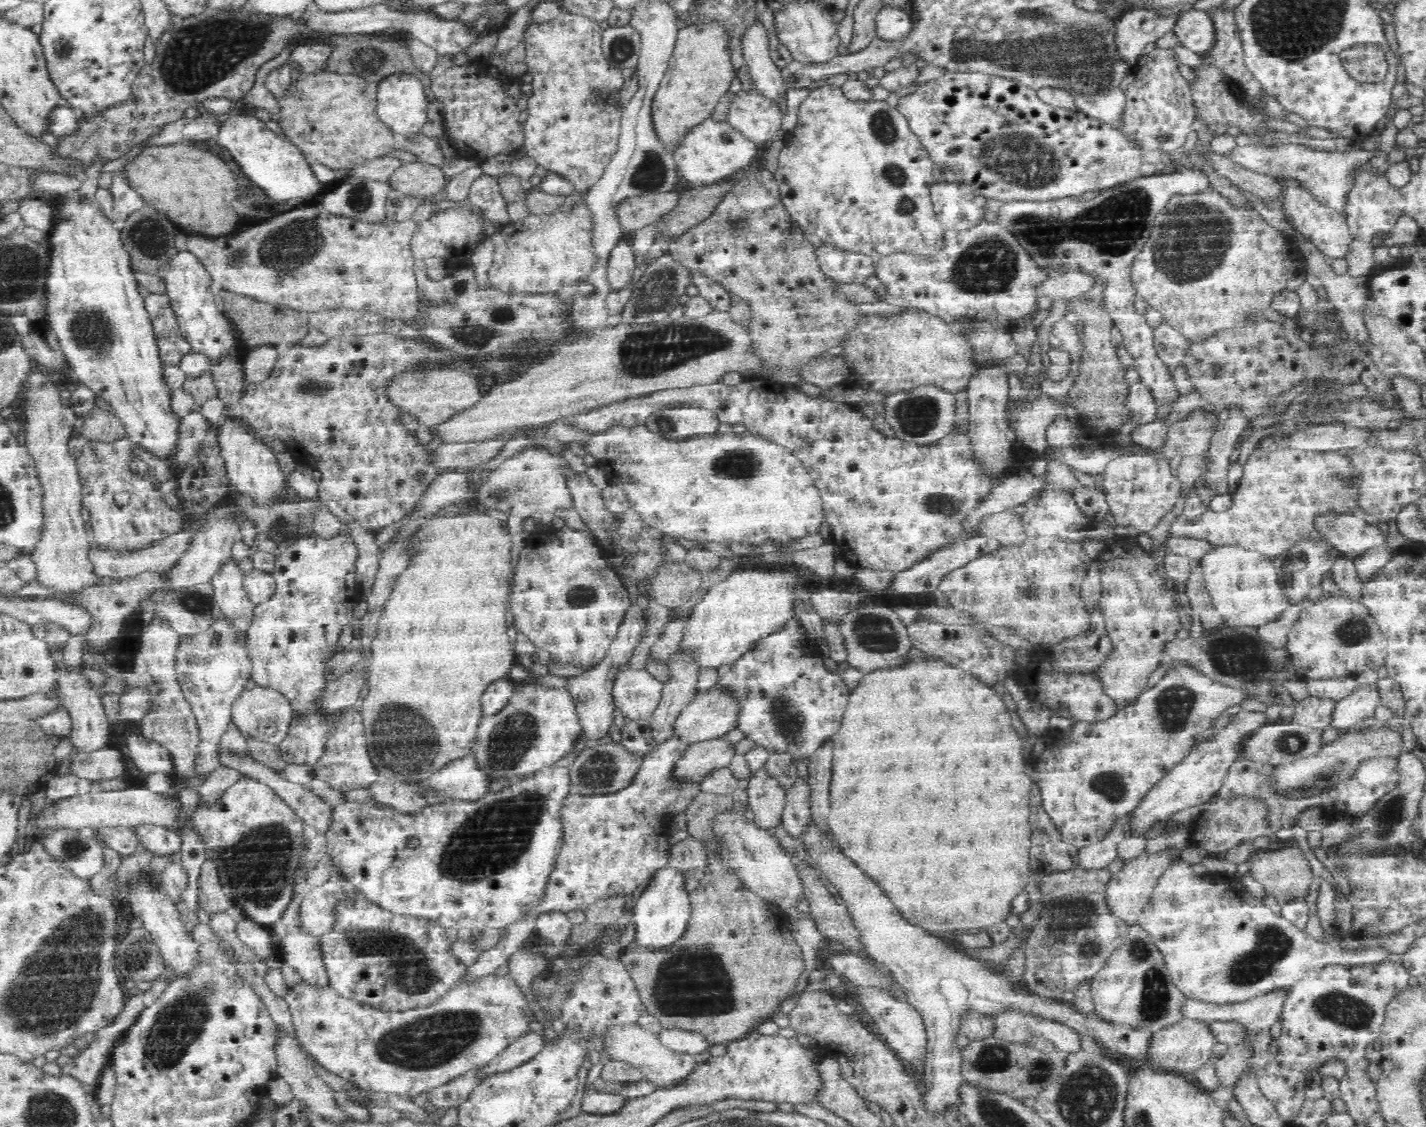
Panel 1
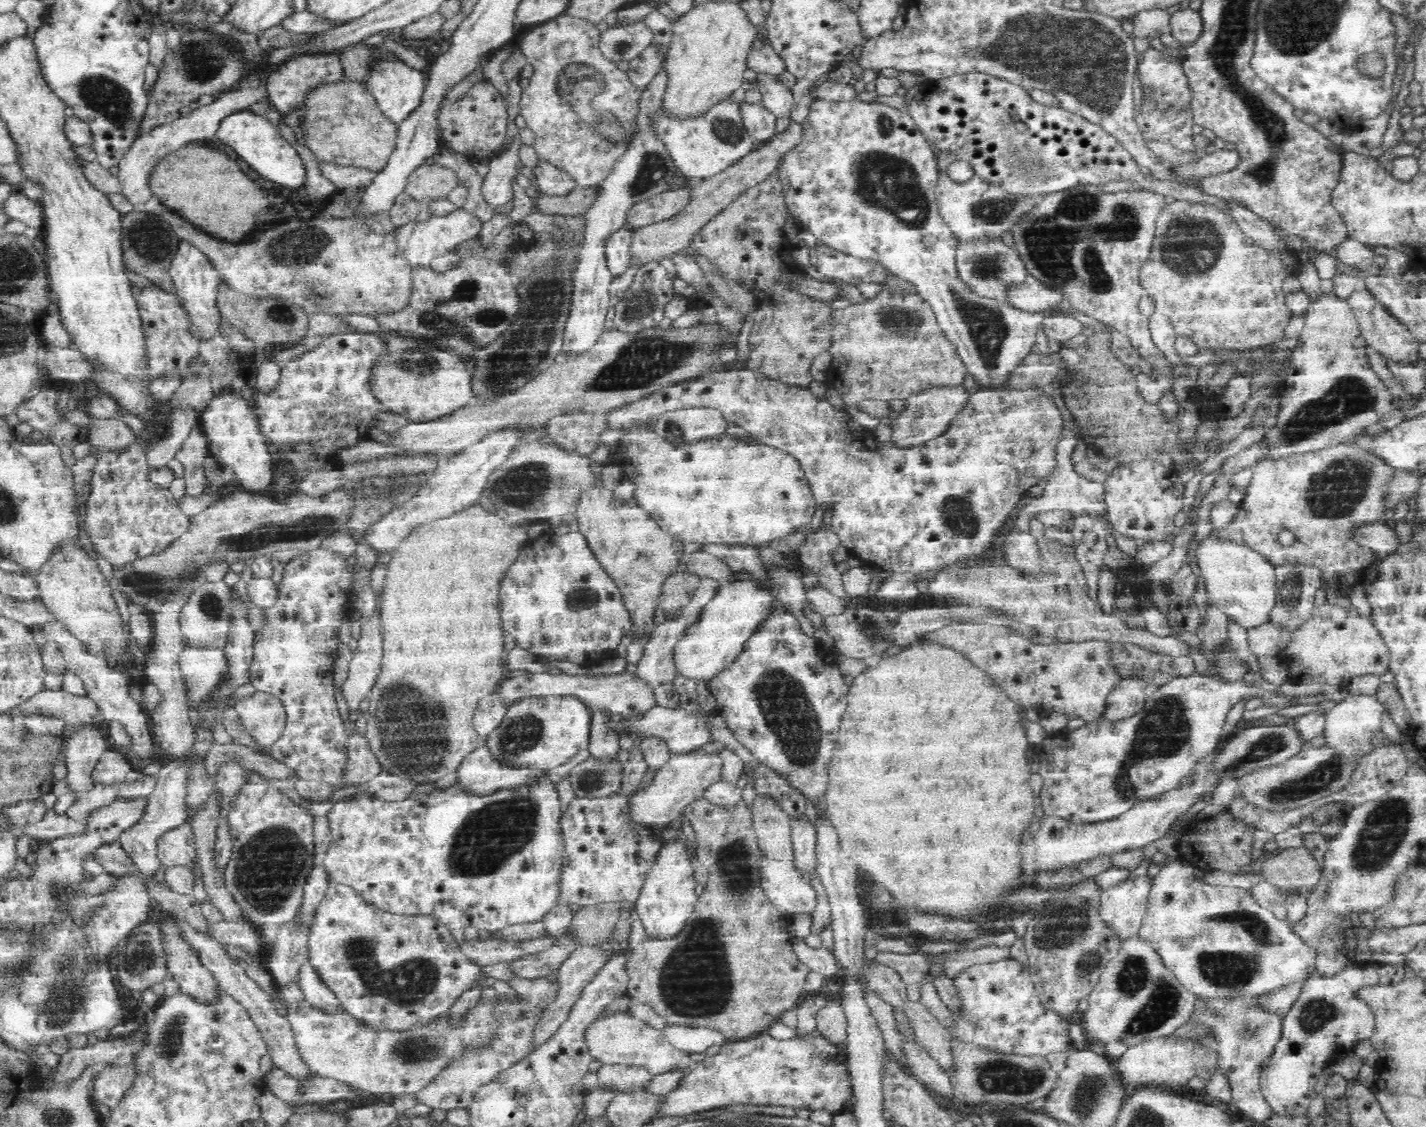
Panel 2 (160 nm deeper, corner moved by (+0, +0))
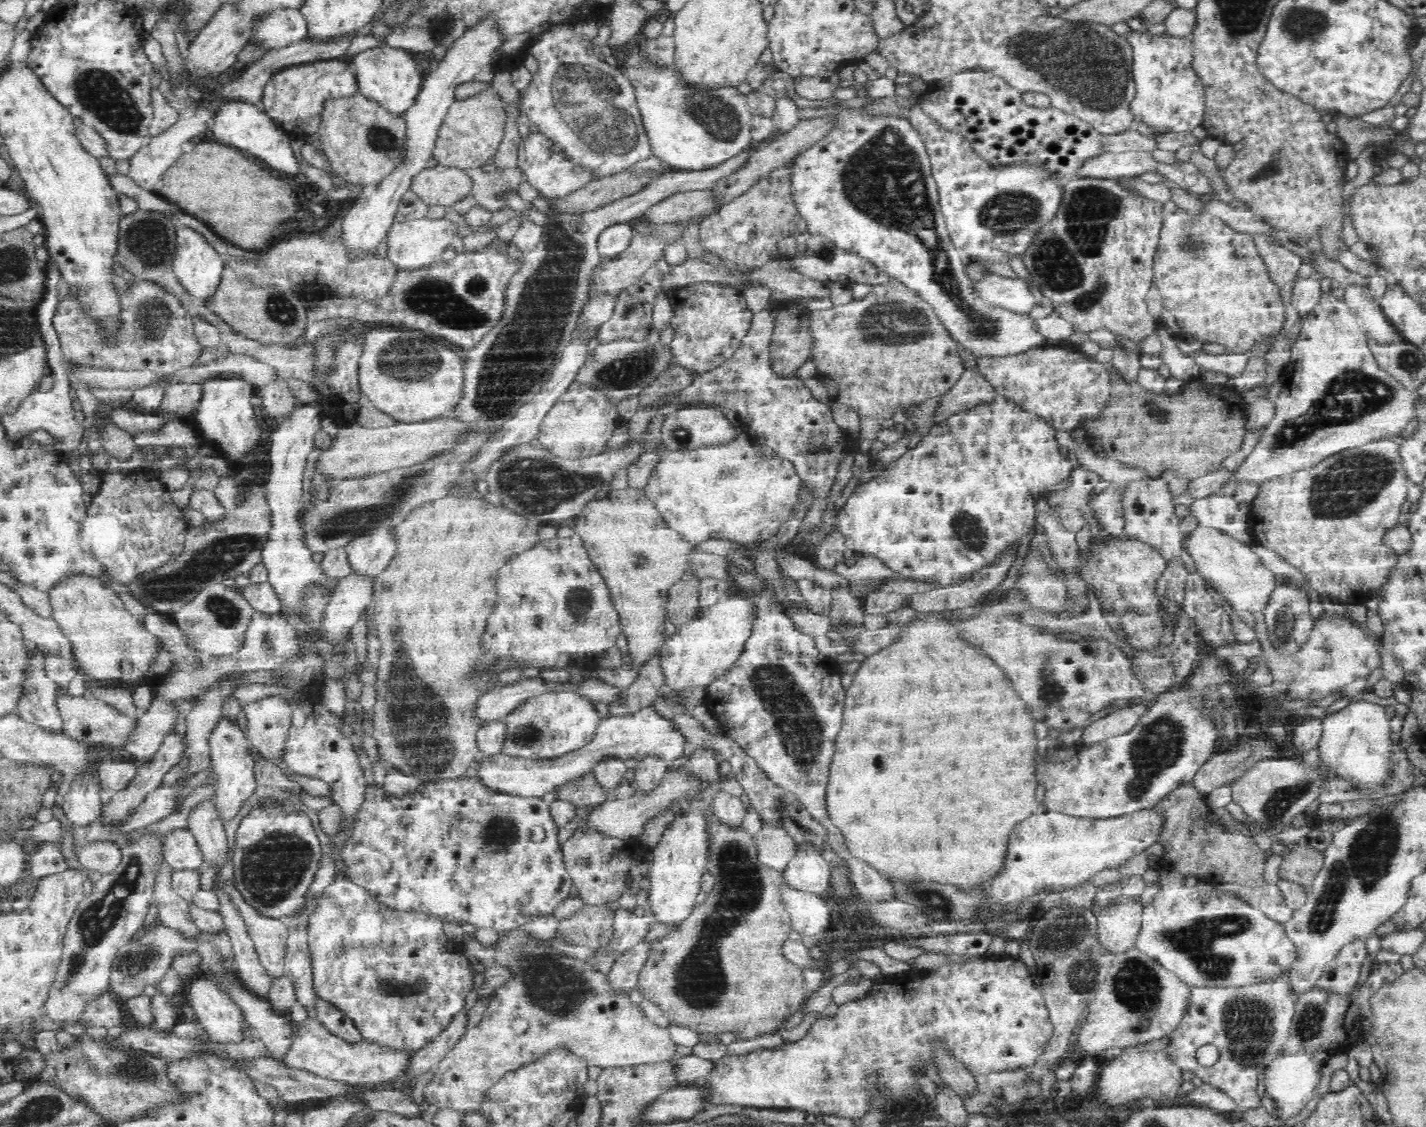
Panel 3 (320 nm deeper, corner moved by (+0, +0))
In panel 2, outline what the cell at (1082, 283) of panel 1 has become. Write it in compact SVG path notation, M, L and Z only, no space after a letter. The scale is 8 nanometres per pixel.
M1030 280L1018 284L1018 286L1010 286L1008 297L1010 300L1007 304L1030 313L1053 310L1066 301L1062 291L1050 289L1042 281L1037 280Z

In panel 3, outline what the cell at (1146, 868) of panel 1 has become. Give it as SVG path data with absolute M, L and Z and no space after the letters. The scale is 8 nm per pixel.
M1124 894L1102 908L1097 917L1100 943L1116 955L1134 947L1141 929L1143 908L1140 897Z

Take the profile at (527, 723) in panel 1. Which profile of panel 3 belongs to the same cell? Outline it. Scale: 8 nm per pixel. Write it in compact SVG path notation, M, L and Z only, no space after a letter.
M545 693L526 700L506 716L506 734L501 752L511 757L541 761L562 757L586 746L601 721L595 706L574 693Z

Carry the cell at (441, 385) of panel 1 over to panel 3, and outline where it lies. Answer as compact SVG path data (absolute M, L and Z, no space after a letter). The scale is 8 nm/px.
M375 328L364 332L365 352L360 359L359 383L364 395L378 409L400 423L438 419L452 411L464 398L464 362L460 352L422 331L400 331L394 328Z

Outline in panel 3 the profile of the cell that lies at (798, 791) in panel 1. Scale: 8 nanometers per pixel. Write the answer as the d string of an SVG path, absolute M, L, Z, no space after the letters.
M810 841L798 843L795 855L790 859L783 872L783 876L786 877L786 883L792 886L793 889L824 894L824 890L829 886L830 865L822 857L821 851L814 843L810 843Z

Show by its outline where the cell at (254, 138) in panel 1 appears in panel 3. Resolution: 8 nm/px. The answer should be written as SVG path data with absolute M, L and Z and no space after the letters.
M242 102L229 103L219 109L214 116L214 124L209 131L214 134L214 140L222 145L232 147L238 151L250 154L255 160L266 164L274 172L296 176L301 174L300 164L291 149L290 136L282 127L278 127L261 106L244 104Z

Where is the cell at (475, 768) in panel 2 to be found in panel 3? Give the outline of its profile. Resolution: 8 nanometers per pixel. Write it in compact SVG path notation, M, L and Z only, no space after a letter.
M654 706L621 715L608 715L598 723L596 734L581 749L566 753L562 757L552 757L535 761L534 759L511 757L502 752L493 755L476 756L476 776L488 790L511 795L540 795L557 791L569 780L581 777L602 757L632 758L639 761L646 755L658 755L670 763L684 755L688 744L686 735L680 733L674 721L658 713Z

